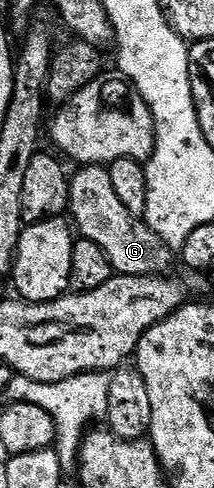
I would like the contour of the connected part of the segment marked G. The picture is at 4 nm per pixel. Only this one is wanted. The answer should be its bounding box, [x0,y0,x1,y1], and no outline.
[68,166,175,276]

